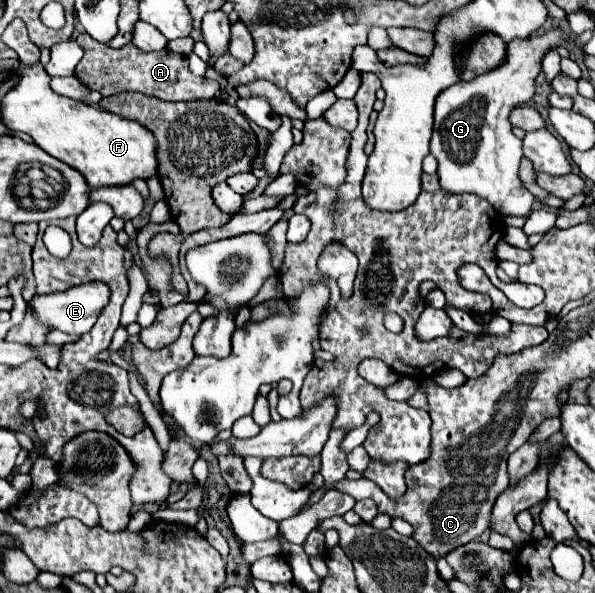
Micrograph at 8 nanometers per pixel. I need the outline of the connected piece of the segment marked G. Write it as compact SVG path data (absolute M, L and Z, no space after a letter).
M560 29L550 31L544 37L512 41L508 45L506 61L498 69L488 71L486 75L478 75L478 79L474 81L458 81L454 83L454 87L448 87L438 95L438 103L434 109L434 135L430 141L430 153L438 161L438 179L440 179L442 191L450 195L474 193L490 201L490 205L500 215L526 215L530 211L534 195L522 185L518 177L518 165L522 159L522 141L514 137L512 127L508 123L508 113L512 107L520 103L528 103L532 99L534 79L540 73L540 63L544 53L552 47L562 45L564 41L568 41L568 37Z

